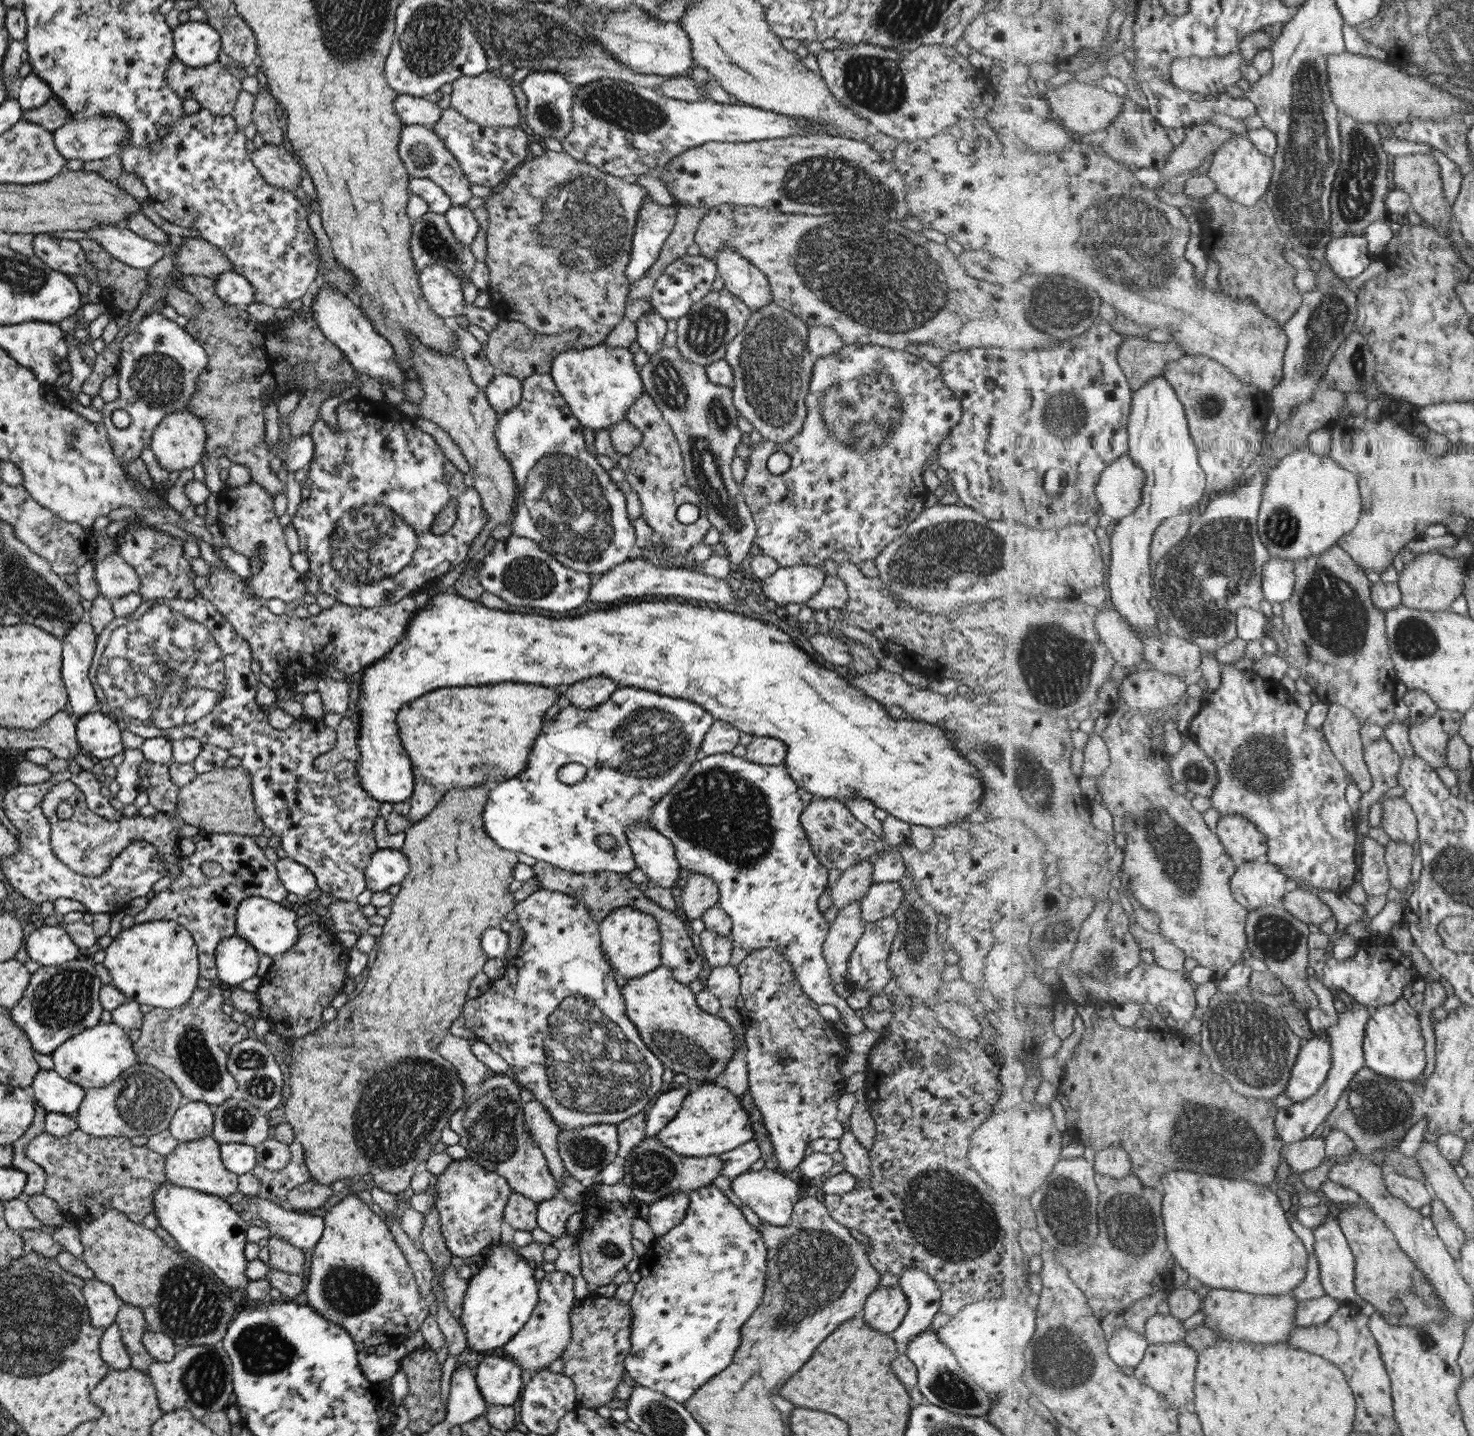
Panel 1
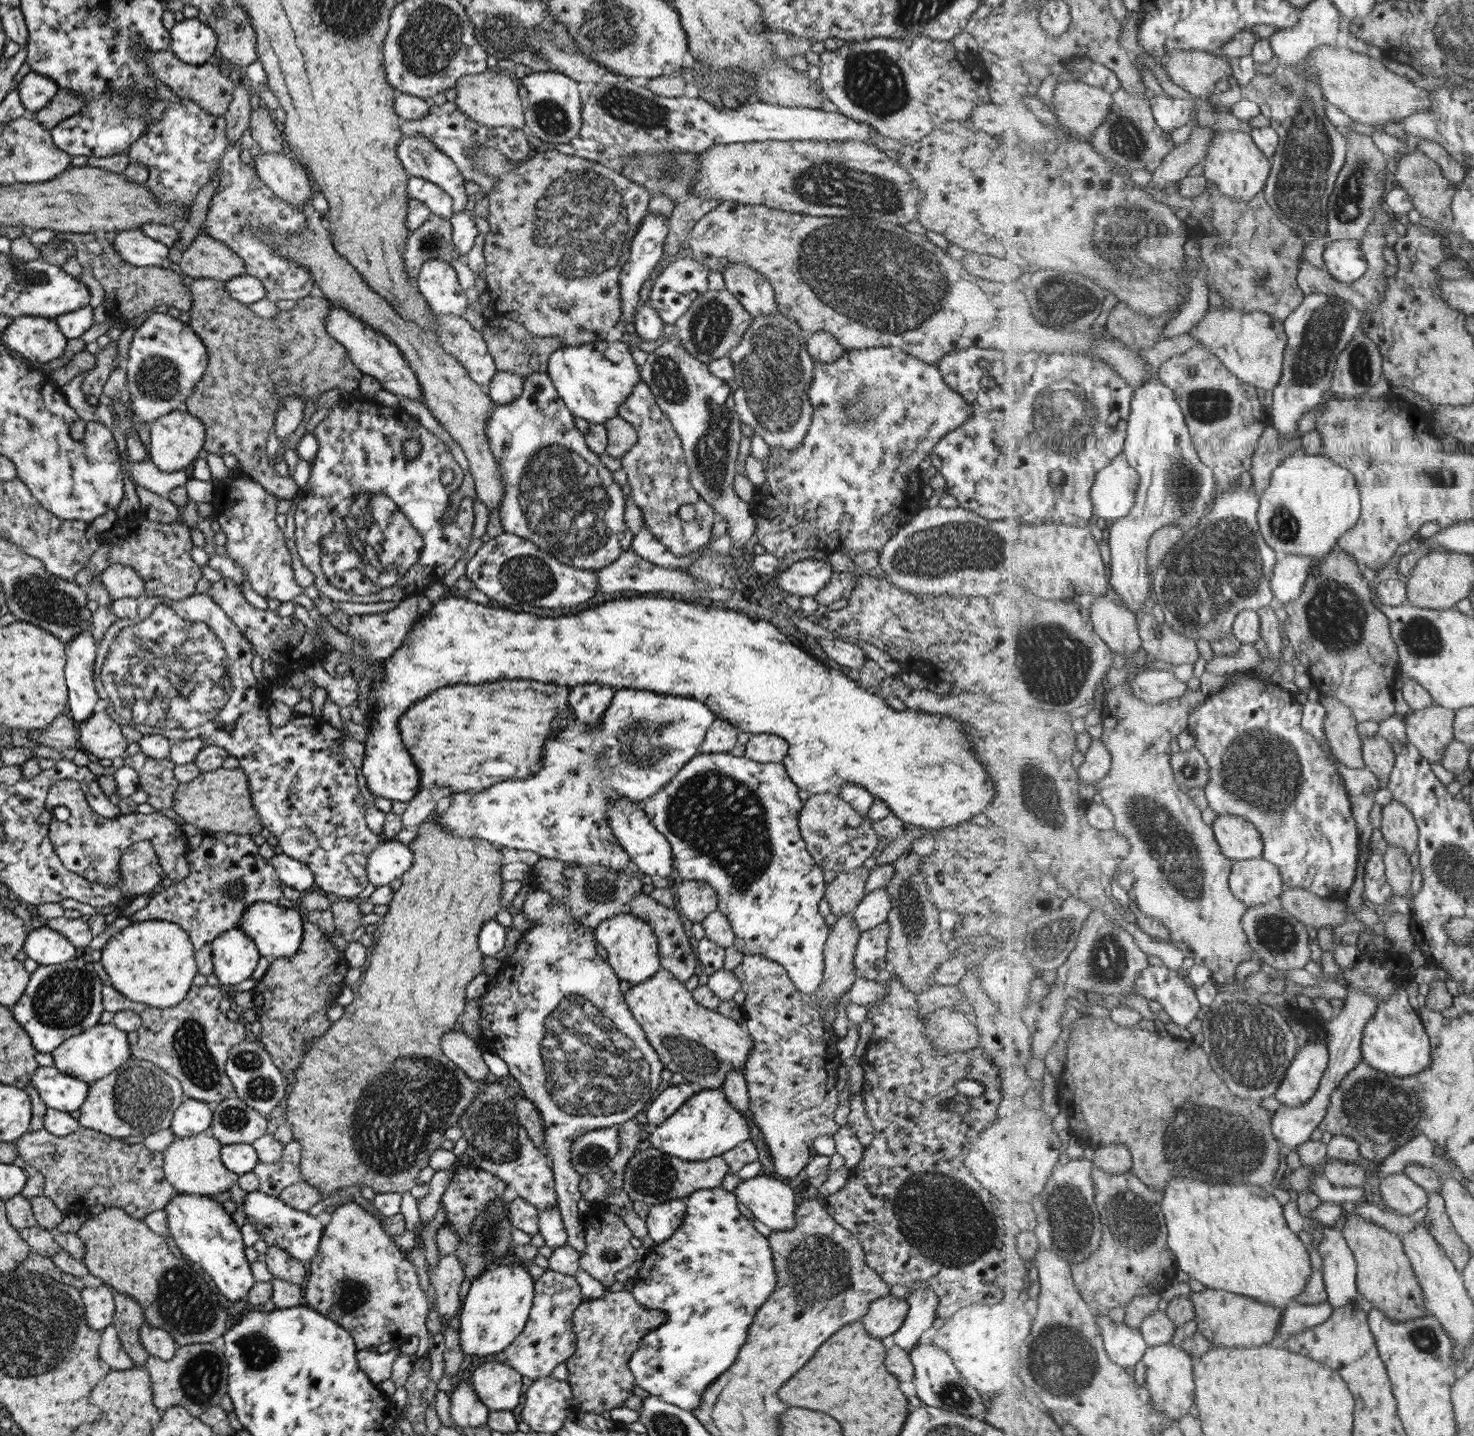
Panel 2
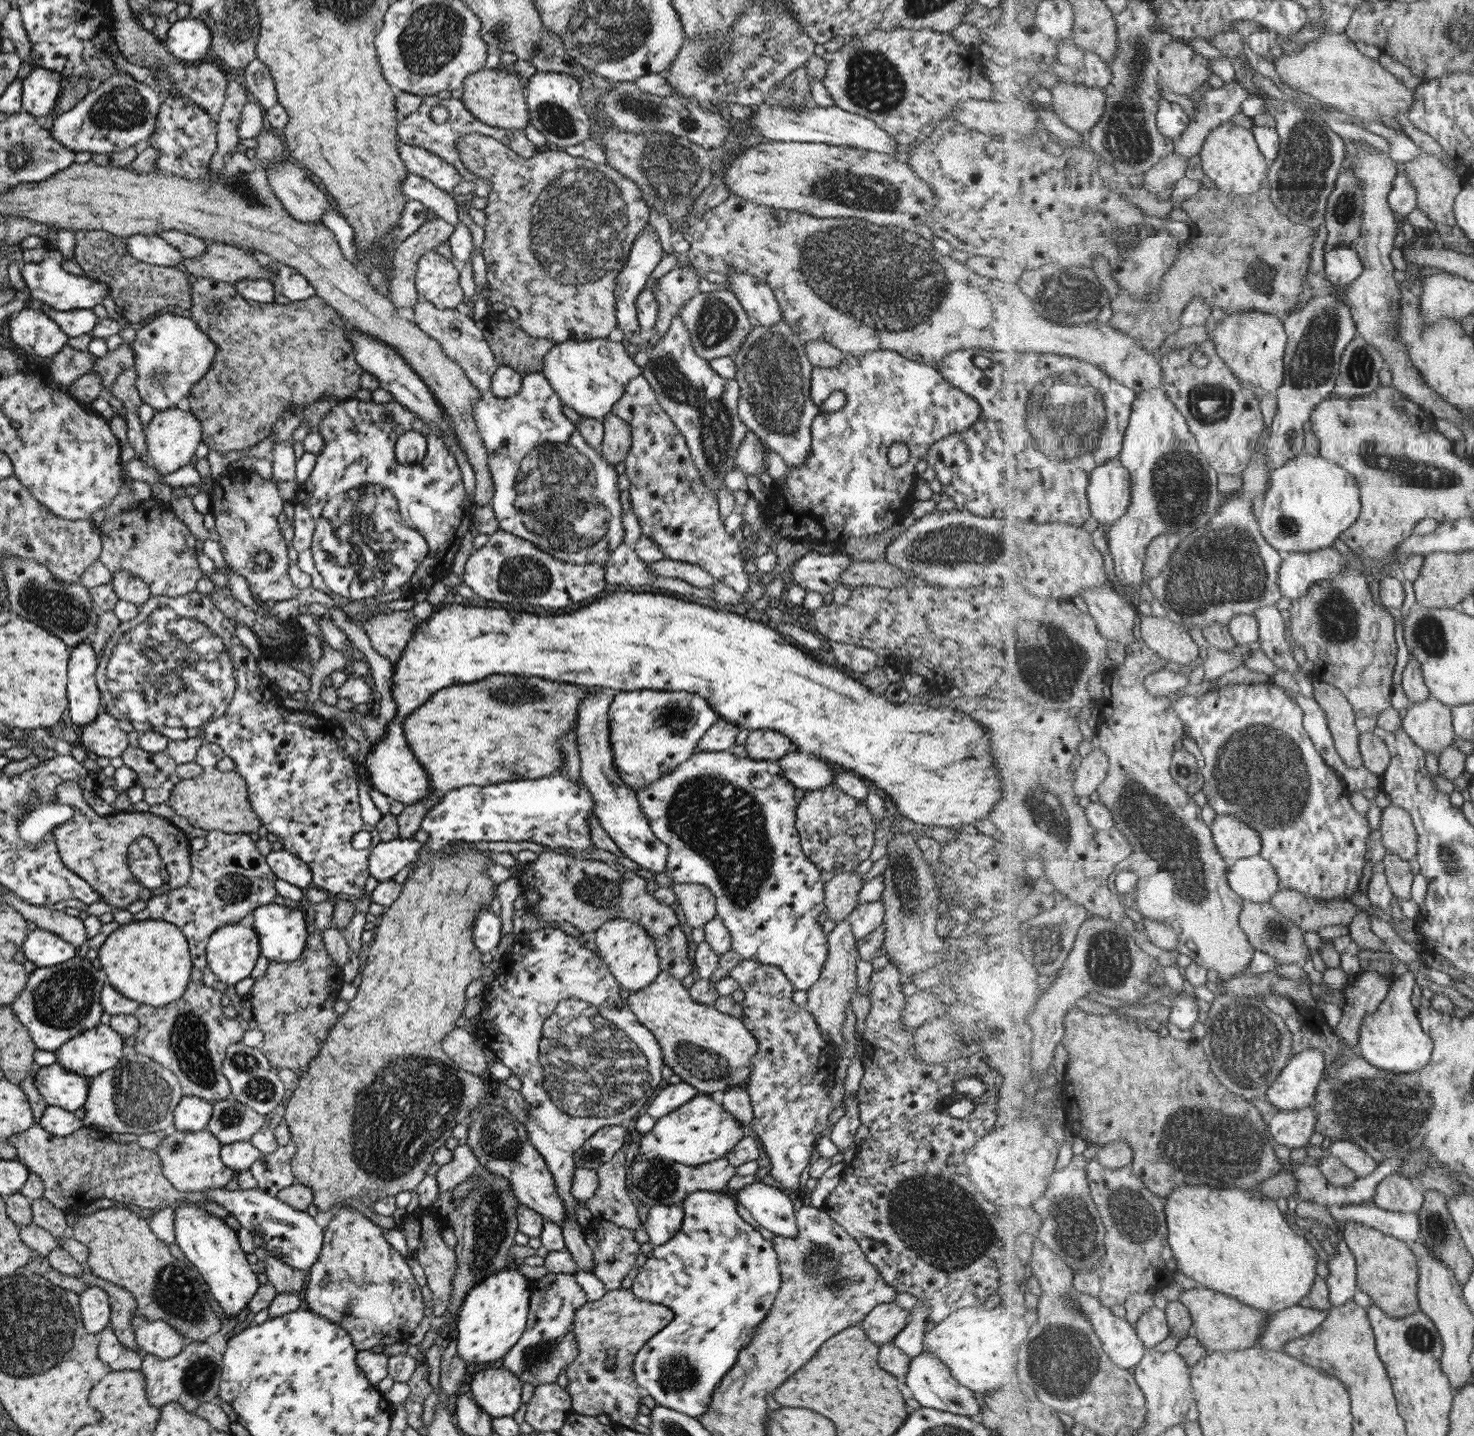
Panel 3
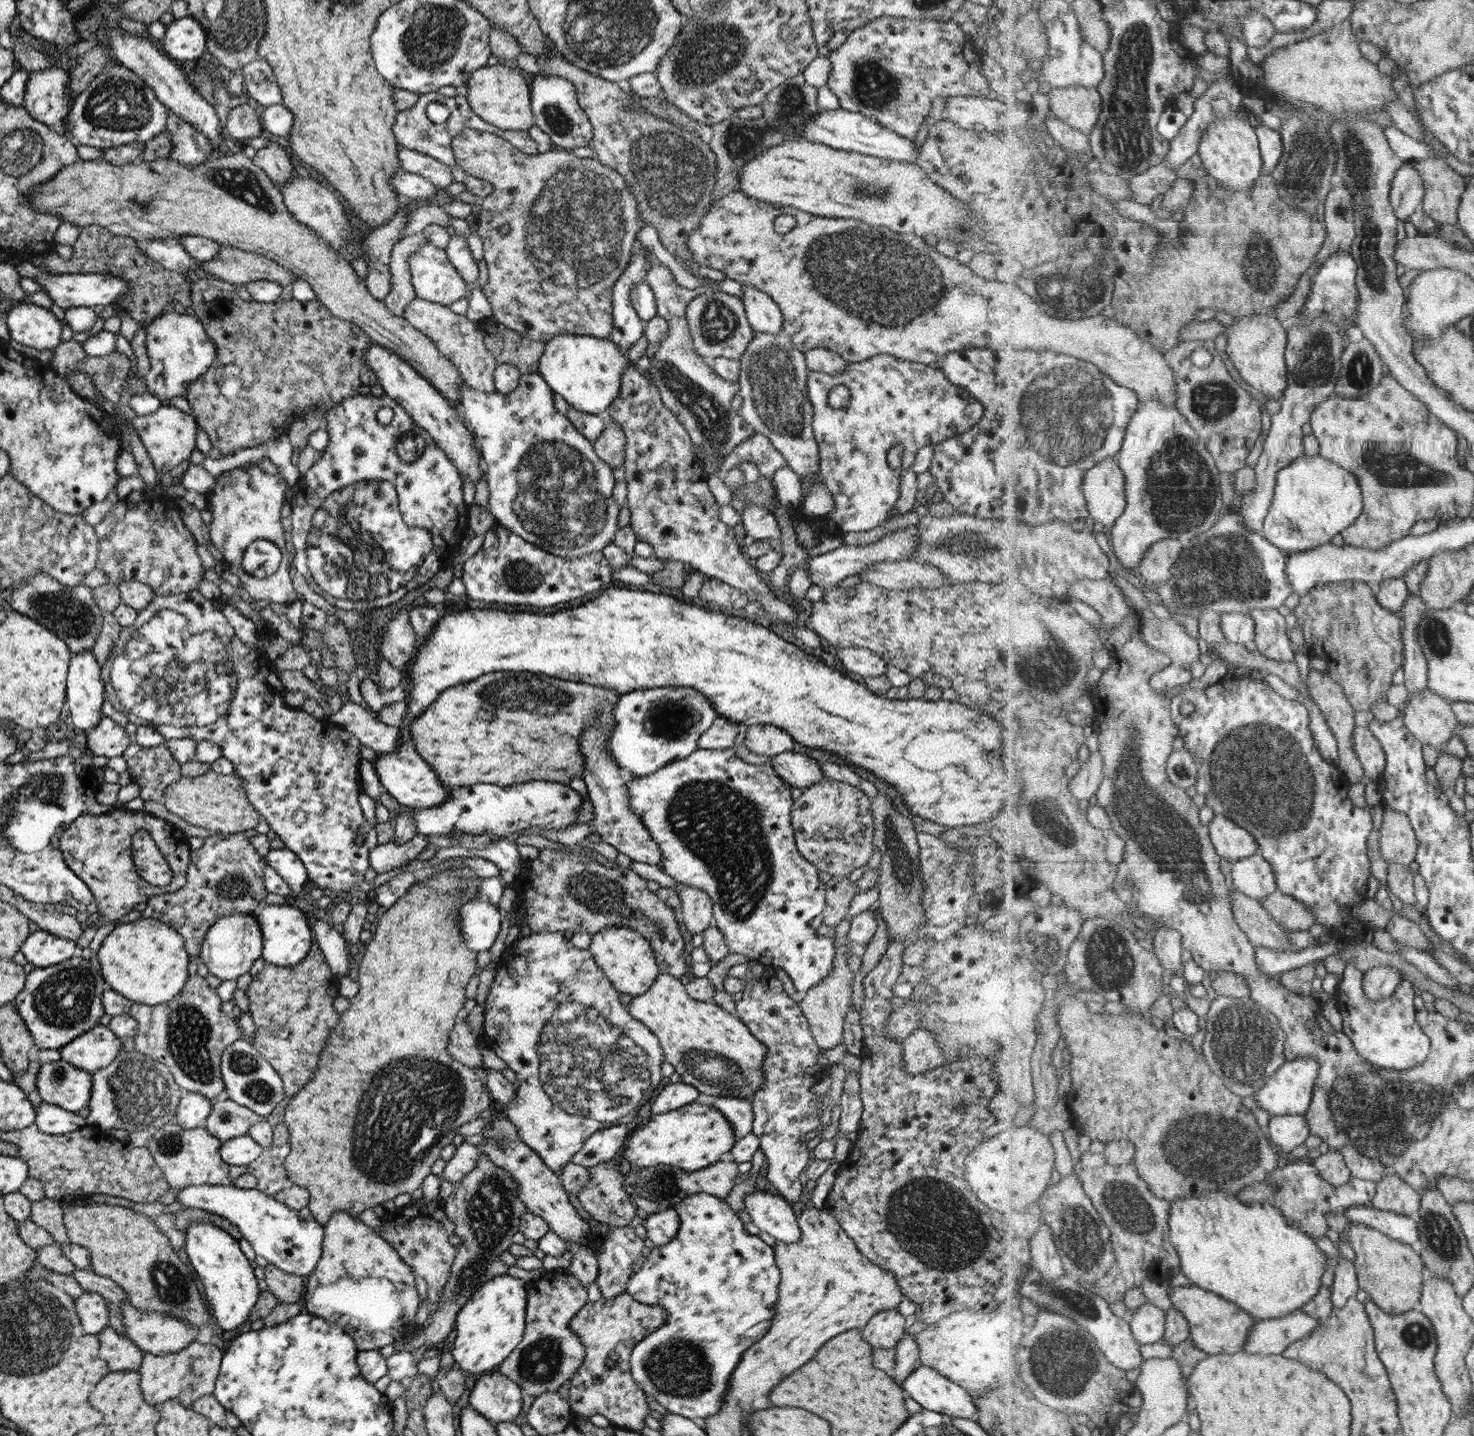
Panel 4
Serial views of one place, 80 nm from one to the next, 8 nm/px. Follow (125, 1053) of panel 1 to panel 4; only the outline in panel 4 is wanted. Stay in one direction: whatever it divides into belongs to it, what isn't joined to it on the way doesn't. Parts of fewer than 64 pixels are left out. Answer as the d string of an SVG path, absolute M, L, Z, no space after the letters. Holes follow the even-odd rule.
M98 1025L63 1045L58 1051L61 1060L92 1073L114 1061L121 1049L121 1042L107 1026Z

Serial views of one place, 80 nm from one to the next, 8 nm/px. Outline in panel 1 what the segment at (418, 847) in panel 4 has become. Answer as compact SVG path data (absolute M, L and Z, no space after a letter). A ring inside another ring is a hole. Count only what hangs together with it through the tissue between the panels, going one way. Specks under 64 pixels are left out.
M377 849L365 866L366 889L373 893L400 884L408 868L407 857L401 850Z

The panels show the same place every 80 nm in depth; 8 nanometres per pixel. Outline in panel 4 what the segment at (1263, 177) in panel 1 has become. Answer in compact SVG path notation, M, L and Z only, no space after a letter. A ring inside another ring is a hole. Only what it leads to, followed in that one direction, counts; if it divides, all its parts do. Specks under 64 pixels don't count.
M1238 116L1220 118L1212 122L1204 132L1199 145L1199 156L1210 176L1217 178L1227 189L1251 190L1264 175L1264 159L1260 152L1260 138L1256 127L1249 120Z

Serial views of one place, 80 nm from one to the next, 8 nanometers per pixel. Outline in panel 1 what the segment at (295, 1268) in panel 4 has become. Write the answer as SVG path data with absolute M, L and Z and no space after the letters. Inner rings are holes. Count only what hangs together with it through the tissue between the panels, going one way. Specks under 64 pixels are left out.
M253 1197L251 1205L253 1214L268 1224L270 1236L281 1238L285 1244L297 1249L313 1249L323 1232L324 1222L321 1217L291 1213L289 1206L273 1204L270 1200Z

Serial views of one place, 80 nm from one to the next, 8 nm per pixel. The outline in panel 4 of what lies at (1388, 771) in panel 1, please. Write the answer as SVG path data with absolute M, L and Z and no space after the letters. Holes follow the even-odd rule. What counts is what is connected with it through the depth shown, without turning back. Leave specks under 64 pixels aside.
M1356 726L1353 733L1354 747L1362 765L1366 780L1379 780L1386 771L1387 757L1381 741L1367 726Z

